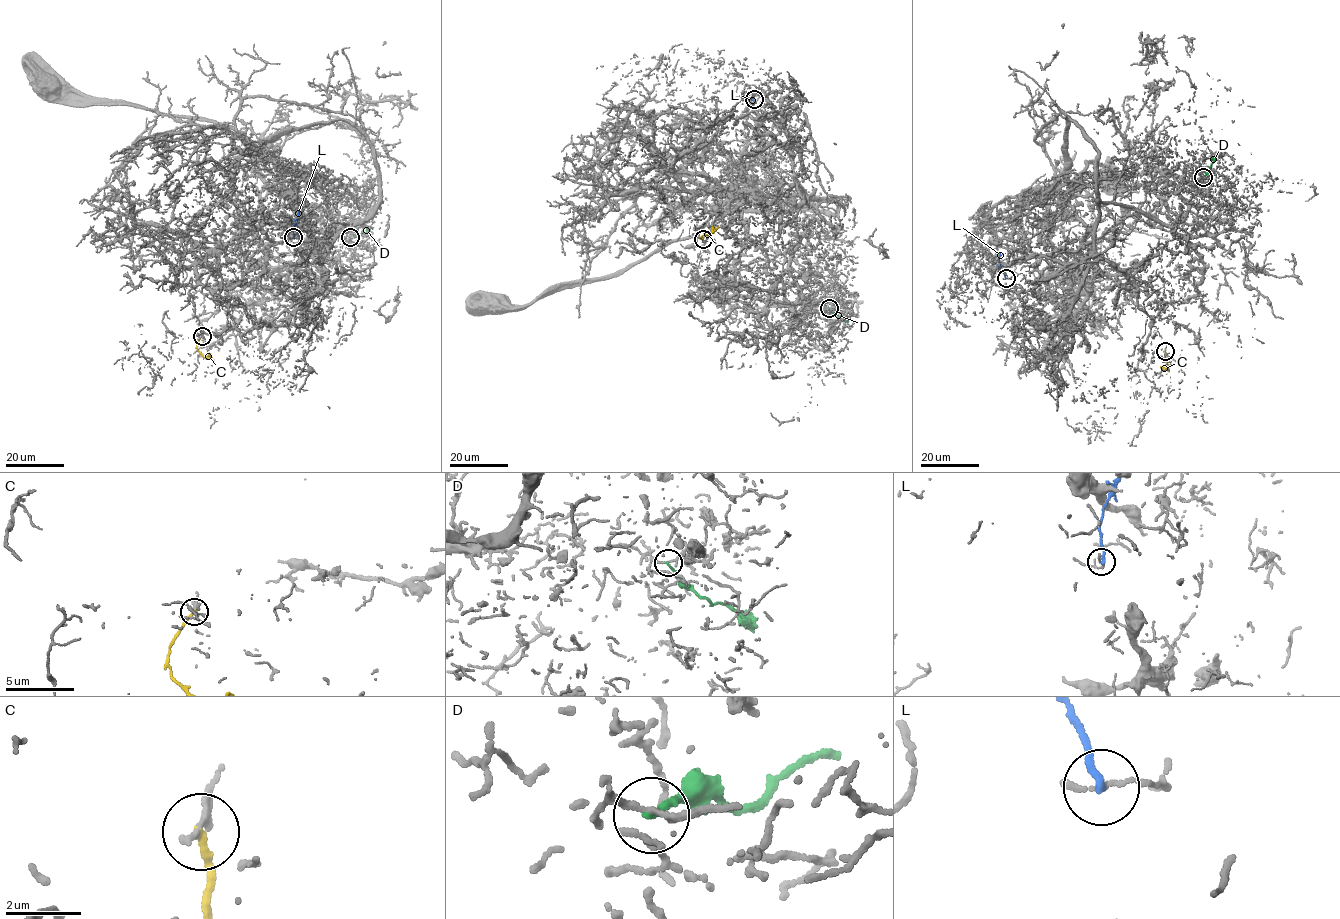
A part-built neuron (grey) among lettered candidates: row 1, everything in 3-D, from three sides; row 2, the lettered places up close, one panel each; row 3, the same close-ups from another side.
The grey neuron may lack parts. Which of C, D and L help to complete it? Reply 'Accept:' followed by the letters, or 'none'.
Accept: none

